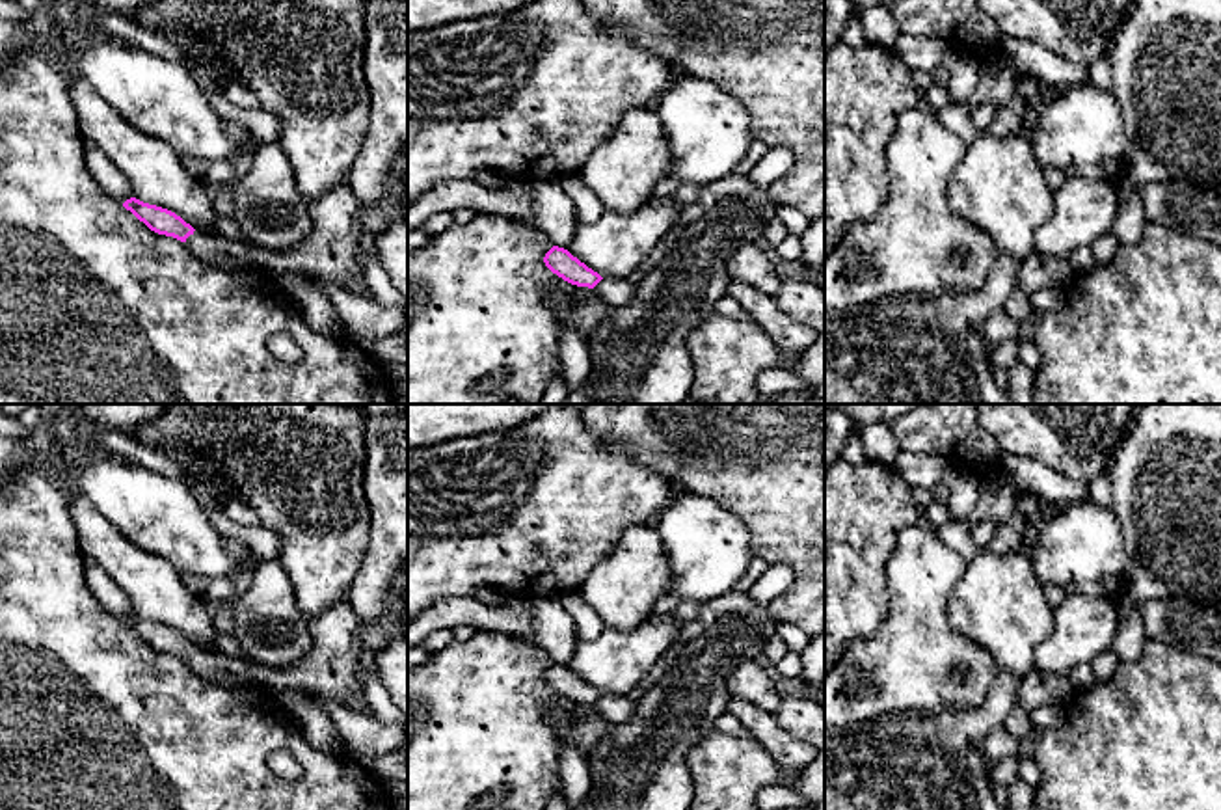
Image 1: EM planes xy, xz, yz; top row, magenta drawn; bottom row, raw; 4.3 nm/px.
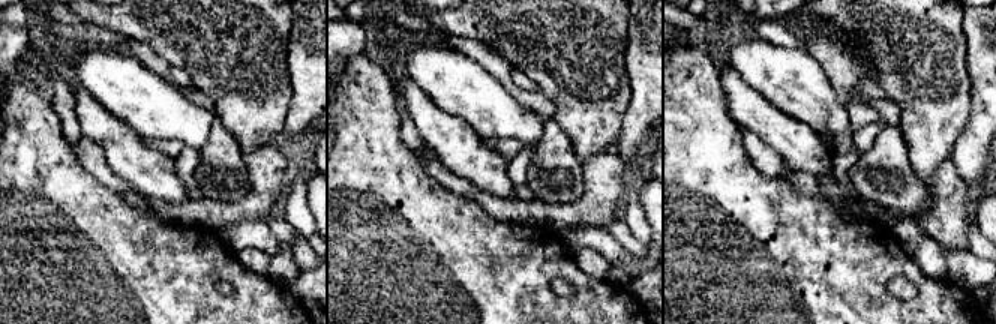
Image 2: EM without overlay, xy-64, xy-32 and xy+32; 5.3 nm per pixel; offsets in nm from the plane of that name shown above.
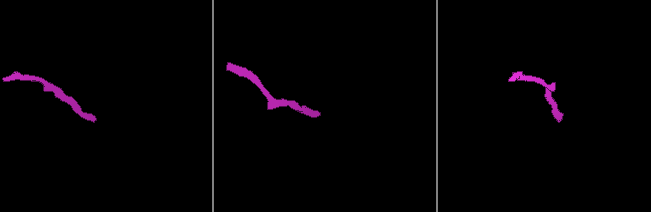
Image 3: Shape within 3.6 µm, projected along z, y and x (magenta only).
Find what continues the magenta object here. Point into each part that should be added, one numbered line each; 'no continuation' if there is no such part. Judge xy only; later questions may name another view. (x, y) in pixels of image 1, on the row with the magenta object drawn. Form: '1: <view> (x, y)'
1: xy (332, 252)

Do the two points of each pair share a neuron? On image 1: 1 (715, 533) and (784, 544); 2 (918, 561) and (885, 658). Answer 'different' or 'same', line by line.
1: different
2: same

